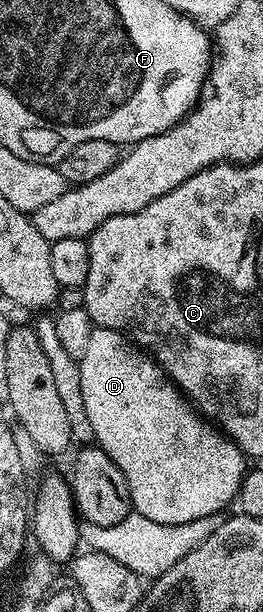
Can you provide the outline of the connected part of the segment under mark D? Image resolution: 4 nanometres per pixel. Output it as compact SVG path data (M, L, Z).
M99 326L91 332L87 353L79 361L83 408L87 408L87 417L91 419L93 442L123 472L136 513L155 524L178 526L221 514L224 506L236 499L247 469L247 455L194 409L161 365L137 343L117 330Z

